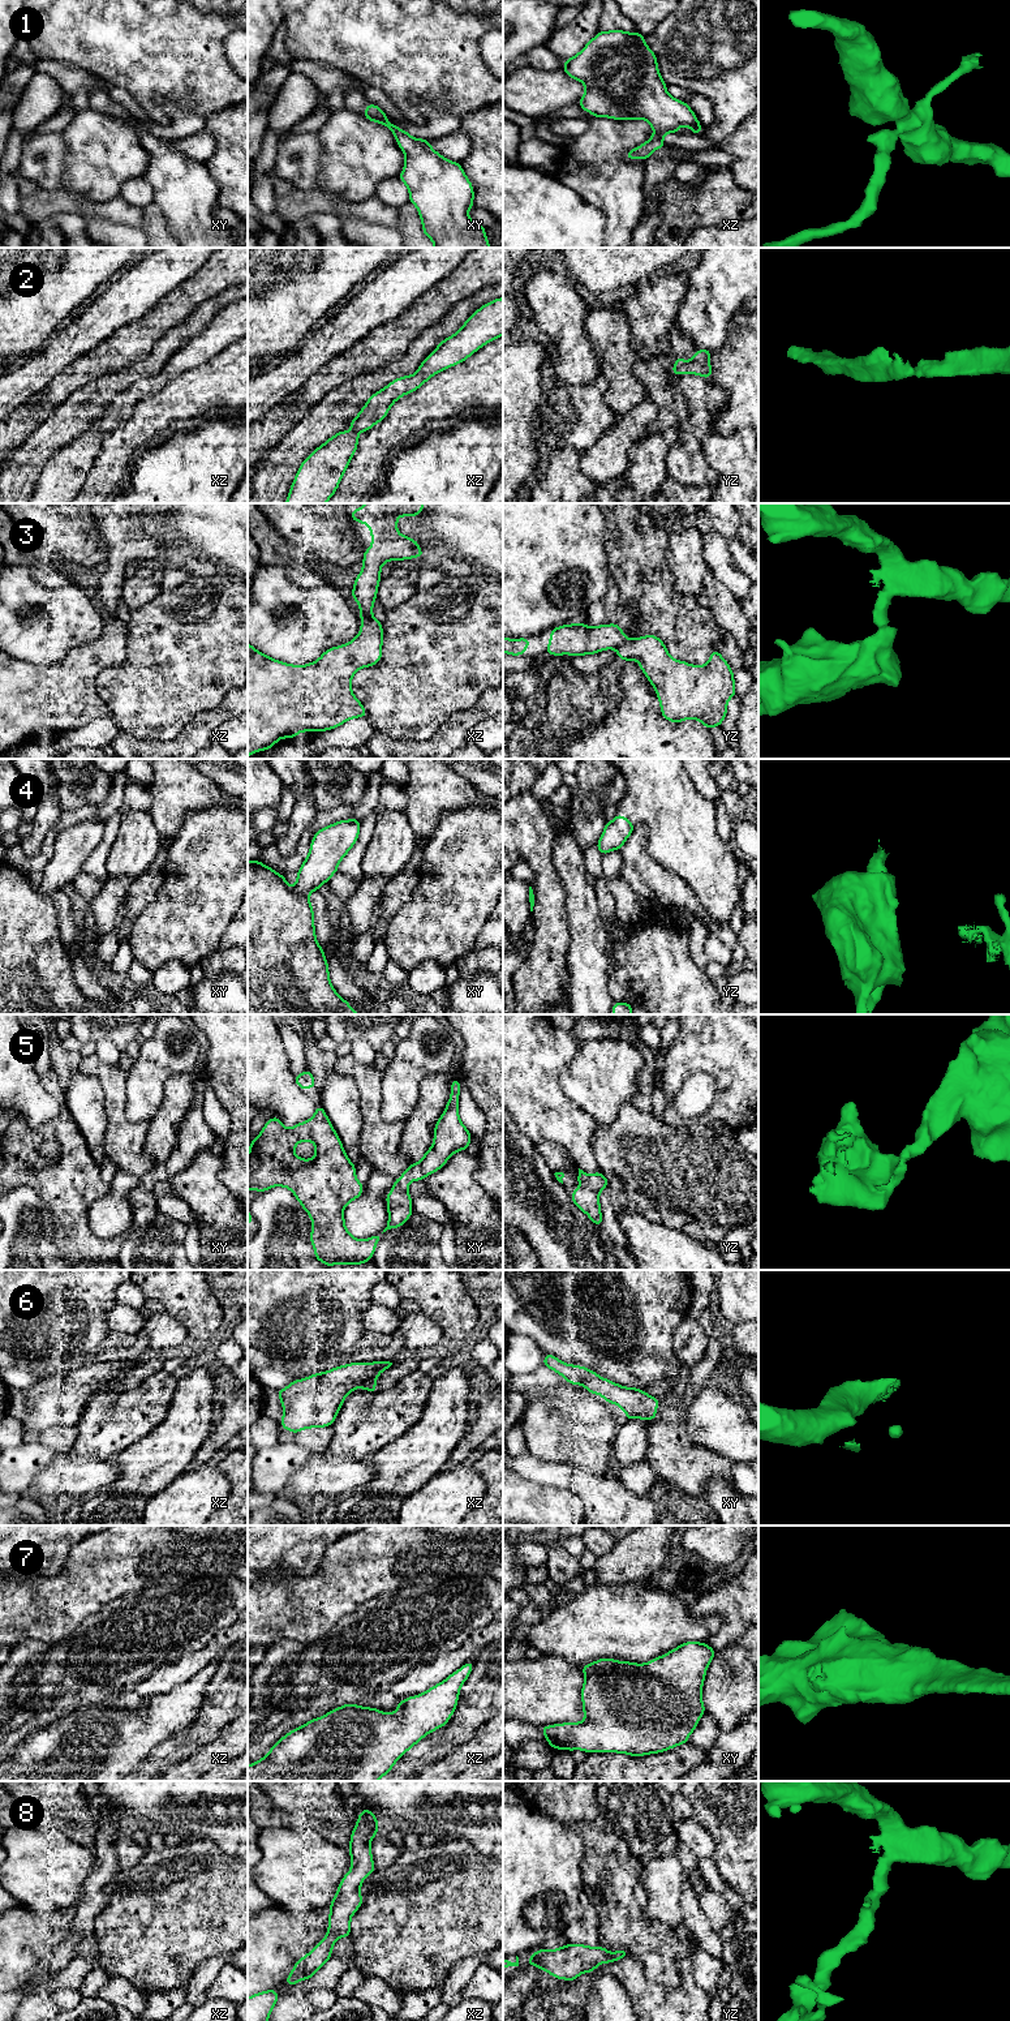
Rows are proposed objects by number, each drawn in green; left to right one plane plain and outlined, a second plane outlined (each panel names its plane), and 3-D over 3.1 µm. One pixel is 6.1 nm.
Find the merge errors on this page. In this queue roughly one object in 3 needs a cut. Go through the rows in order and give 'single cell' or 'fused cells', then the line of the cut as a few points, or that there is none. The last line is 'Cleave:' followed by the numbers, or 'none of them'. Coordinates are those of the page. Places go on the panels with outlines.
1: single cell; cut none
2: single cell; cut none
3: fused cells; cut yz (627, 639), (617, 649)
4: single cell; cut none
5: single cell; cut none
6: fused cells; cut xz (383, 1368), (377, 1368), (357, 1386)
7: single cell; cut none
8: single cell; cut none
Cleave: 3, 6

